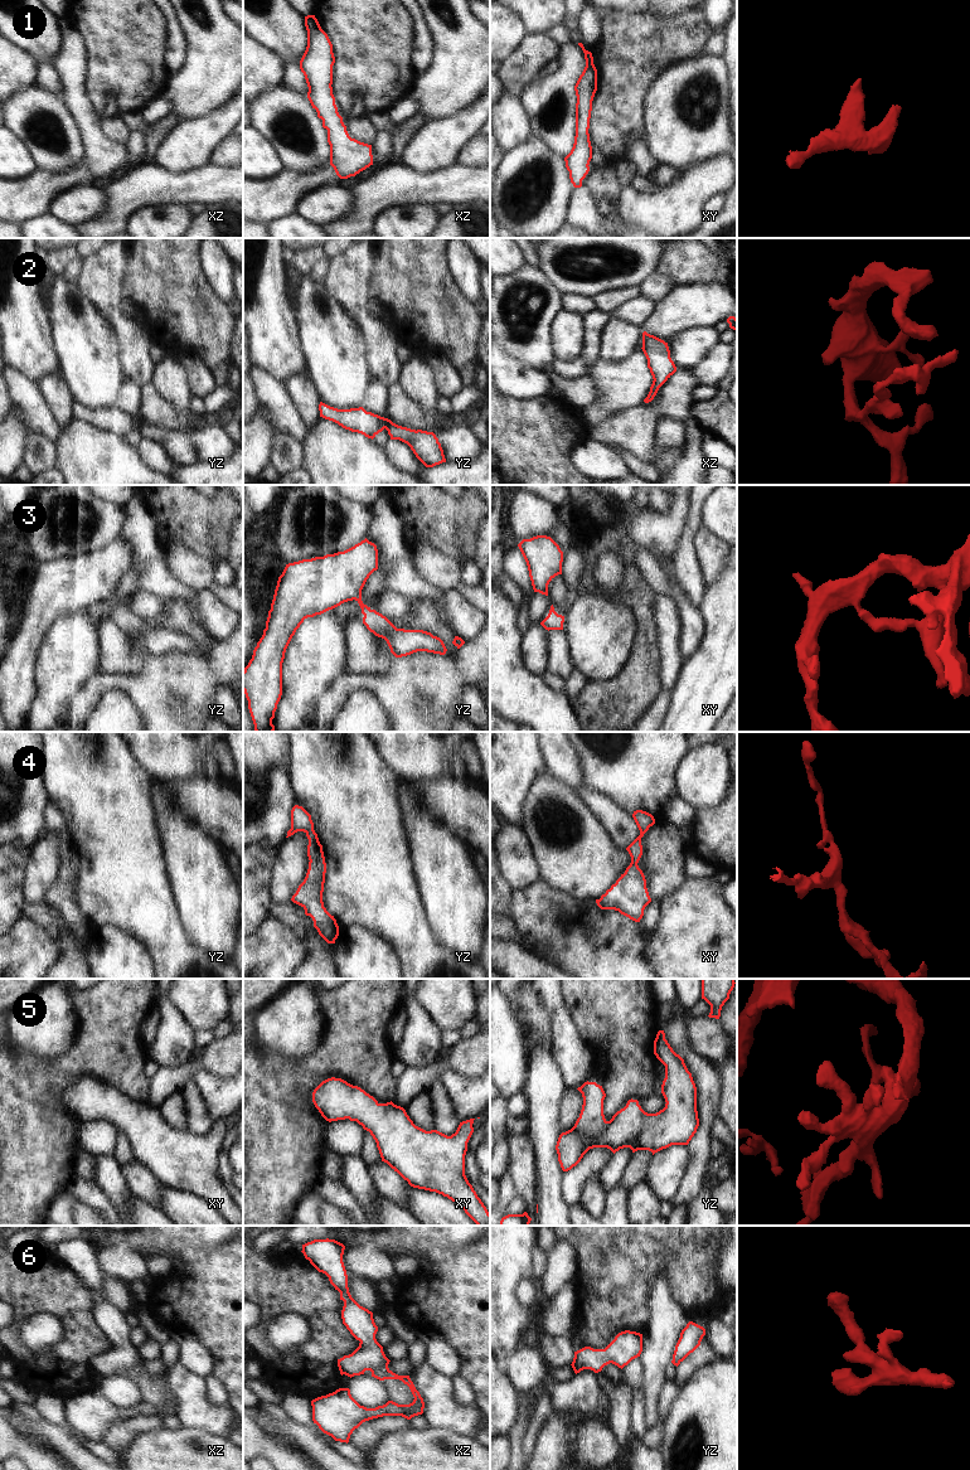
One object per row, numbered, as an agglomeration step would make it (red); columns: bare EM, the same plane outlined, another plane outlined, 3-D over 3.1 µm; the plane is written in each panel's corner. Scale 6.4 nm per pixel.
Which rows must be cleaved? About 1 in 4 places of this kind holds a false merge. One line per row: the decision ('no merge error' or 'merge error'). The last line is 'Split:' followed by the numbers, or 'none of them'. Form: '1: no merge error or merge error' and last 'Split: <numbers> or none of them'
1: no merge error
2: no merge error
3: no merge error
4: no merge error
5: no merge error
6: no merge error
Split: none of them

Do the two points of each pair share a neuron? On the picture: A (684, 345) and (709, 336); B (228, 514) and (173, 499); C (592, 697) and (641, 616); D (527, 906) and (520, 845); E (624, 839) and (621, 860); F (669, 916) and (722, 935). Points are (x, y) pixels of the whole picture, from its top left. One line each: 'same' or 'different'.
A: same
B: same
C: same
D: different
E: different
F: same

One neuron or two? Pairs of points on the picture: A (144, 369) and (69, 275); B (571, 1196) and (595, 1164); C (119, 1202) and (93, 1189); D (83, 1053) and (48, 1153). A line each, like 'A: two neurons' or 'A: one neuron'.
A: two neurons
B: one neuron
C: two neurons
D: one neuron

